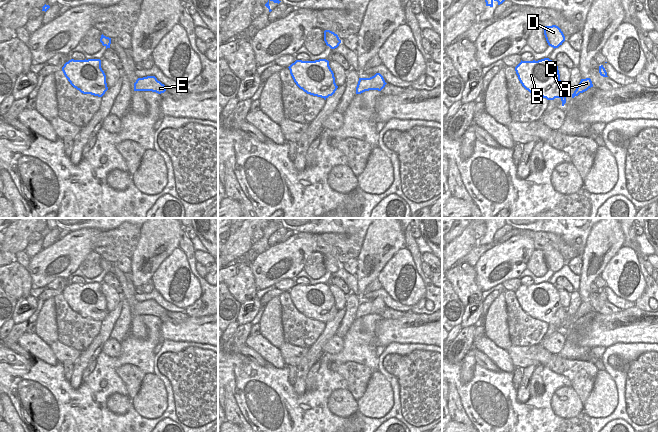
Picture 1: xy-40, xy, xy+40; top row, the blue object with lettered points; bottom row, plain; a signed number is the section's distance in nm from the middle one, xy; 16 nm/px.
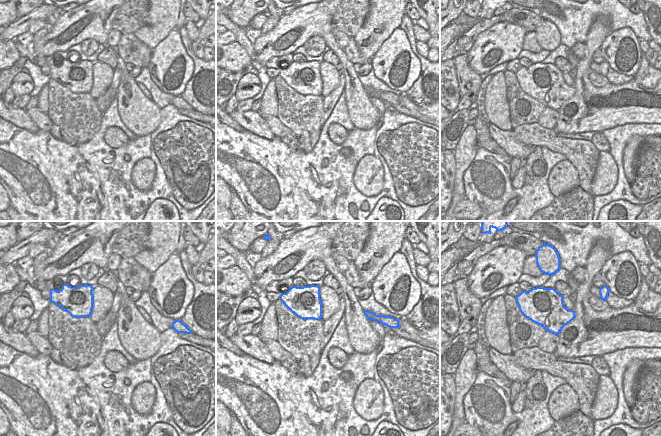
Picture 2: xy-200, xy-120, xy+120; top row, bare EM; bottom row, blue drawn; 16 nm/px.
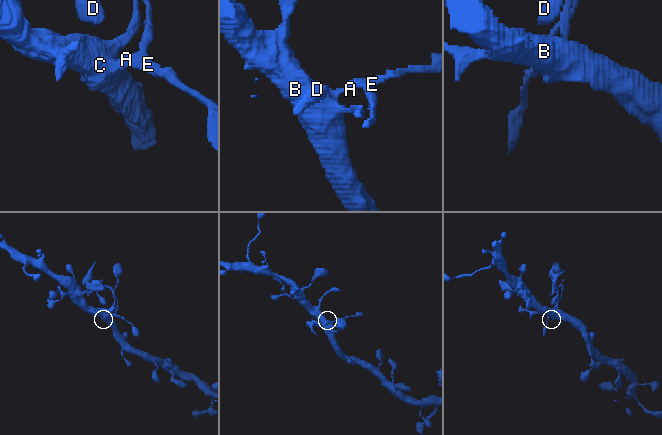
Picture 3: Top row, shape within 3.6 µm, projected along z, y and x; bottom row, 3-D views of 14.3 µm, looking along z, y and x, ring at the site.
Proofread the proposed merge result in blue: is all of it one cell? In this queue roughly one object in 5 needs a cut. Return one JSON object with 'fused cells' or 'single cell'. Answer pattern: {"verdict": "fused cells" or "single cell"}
{"verdict": "fused cells"}

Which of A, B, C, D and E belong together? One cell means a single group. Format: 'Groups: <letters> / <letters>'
Groups: A B C E / D

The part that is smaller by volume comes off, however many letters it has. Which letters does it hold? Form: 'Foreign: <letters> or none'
Foreign: D

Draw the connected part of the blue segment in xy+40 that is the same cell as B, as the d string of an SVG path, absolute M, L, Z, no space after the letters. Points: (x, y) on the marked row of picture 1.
M544 58L538 61L522 61L515 67L522 86L530 93L554 100L560 98L562 106L568 96L567 85L560 80L557 63Z

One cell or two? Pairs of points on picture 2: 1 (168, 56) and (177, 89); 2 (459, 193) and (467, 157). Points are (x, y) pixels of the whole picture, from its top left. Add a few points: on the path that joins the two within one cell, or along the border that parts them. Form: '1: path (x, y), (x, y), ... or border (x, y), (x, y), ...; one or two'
1: path (168, 67), (163, 75), (161, 84), (166, 90); one
2: path (459, 184), (461, 166); one

